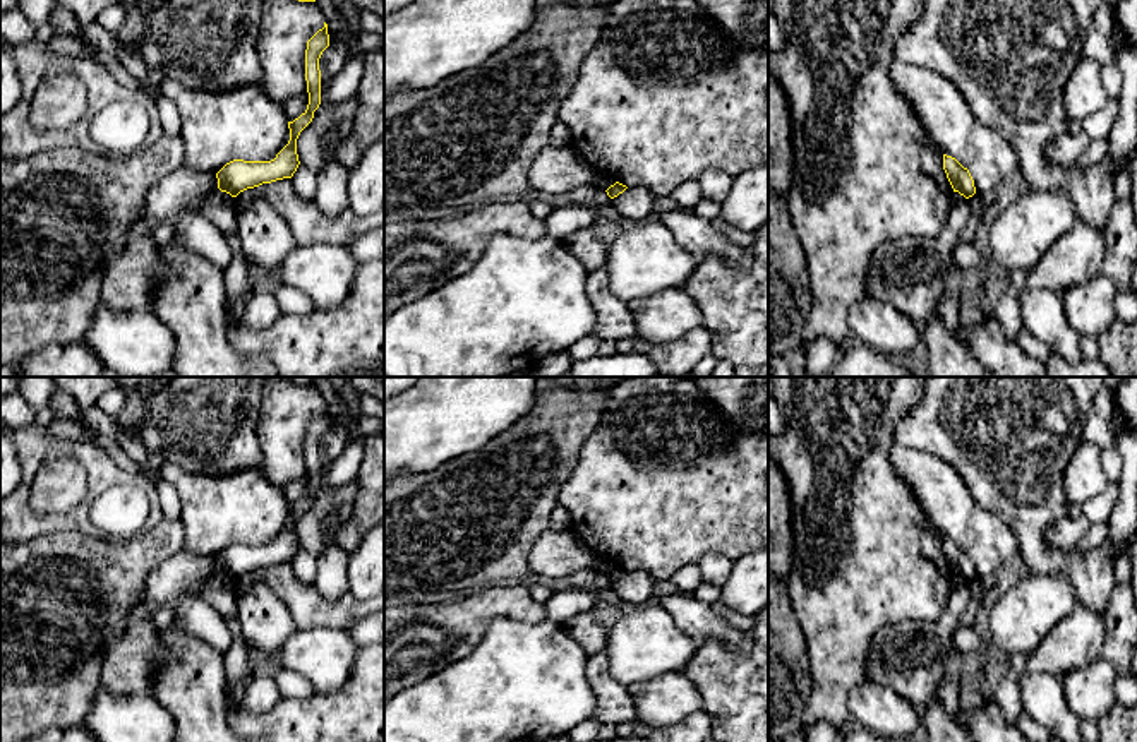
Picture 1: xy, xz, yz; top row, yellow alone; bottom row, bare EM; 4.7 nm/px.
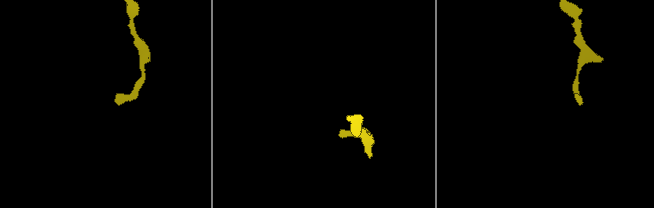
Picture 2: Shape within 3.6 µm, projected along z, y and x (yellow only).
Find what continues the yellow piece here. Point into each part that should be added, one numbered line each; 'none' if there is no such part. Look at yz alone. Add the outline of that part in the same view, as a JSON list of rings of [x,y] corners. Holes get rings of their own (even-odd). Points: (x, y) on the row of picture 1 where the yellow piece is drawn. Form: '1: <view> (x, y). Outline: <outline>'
none

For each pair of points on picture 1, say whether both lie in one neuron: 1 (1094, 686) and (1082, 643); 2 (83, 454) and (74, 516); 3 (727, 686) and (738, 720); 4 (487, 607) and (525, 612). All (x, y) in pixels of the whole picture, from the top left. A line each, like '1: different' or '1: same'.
1: different
2: same
3: same
4: same

